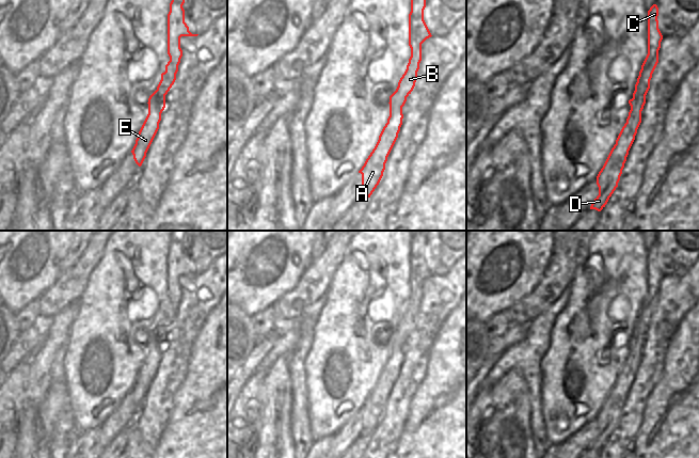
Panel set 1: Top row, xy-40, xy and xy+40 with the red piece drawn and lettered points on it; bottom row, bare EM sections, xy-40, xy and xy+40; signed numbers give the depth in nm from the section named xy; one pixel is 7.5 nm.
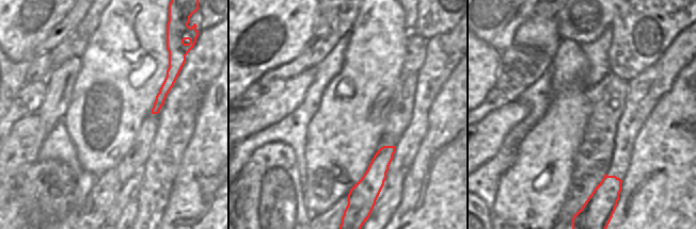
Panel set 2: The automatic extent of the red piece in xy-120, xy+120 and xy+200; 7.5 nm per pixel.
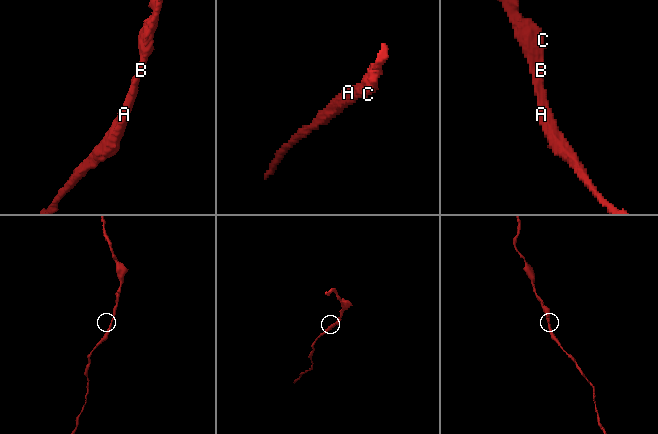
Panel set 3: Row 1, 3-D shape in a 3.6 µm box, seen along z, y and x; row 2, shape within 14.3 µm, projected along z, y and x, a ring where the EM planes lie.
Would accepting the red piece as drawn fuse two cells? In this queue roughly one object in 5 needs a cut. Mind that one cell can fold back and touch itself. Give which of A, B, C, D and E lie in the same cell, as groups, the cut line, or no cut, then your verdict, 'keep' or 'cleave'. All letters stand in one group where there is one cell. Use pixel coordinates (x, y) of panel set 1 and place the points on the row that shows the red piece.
A B C D E; no cut; keep

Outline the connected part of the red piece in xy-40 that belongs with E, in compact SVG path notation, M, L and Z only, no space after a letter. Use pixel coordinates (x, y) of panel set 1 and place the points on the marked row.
M172 0L168 14L168 54L170 61L165 65L165 72L161 74L161 80L157 90L148 98L148 114L138 133L136 144L131 151L136 163L141 167L146 153L159 129L161 113L165 108L165 95L176 80L178 65L182 57L180 48L181 36L197 36L189 31L185 22L185 0Z

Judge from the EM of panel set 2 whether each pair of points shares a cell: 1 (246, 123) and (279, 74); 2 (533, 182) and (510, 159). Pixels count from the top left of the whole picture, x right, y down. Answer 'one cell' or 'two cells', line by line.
1: two cells
2: one cell

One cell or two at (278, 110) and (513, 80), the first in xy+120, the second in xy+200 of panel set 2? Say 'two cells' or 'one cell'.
two cells

